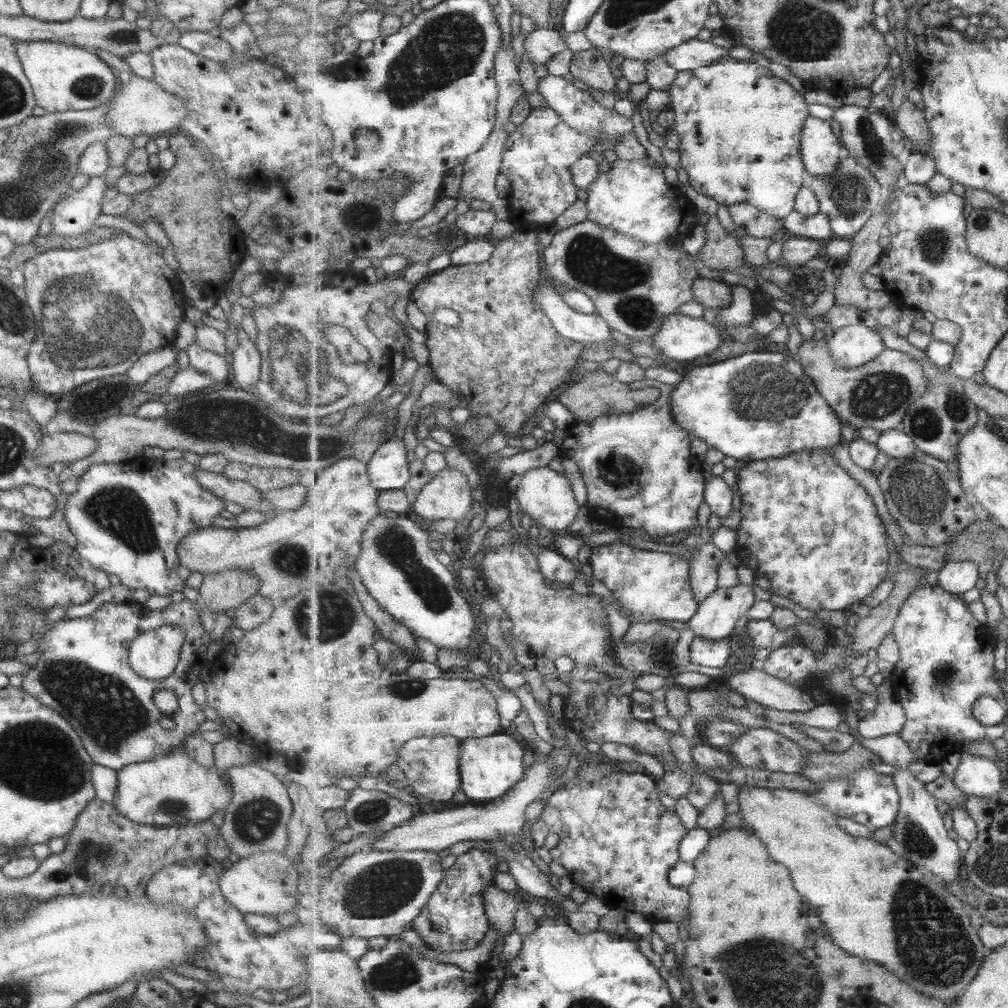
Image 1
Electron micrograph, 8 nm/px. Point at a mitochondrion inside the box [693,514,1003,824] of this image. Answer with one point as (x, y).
(945, 675)

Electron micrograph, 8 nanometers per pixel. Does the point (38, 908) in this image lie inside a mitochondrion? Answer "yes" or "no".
no

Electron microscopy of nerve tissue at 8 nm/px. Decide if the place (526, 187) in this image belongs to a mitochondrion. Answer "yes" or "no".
no

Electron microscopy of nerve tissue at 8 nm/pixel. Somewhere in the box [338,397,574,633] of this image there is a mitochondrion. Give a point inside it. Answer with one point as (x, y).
(393, 543)

